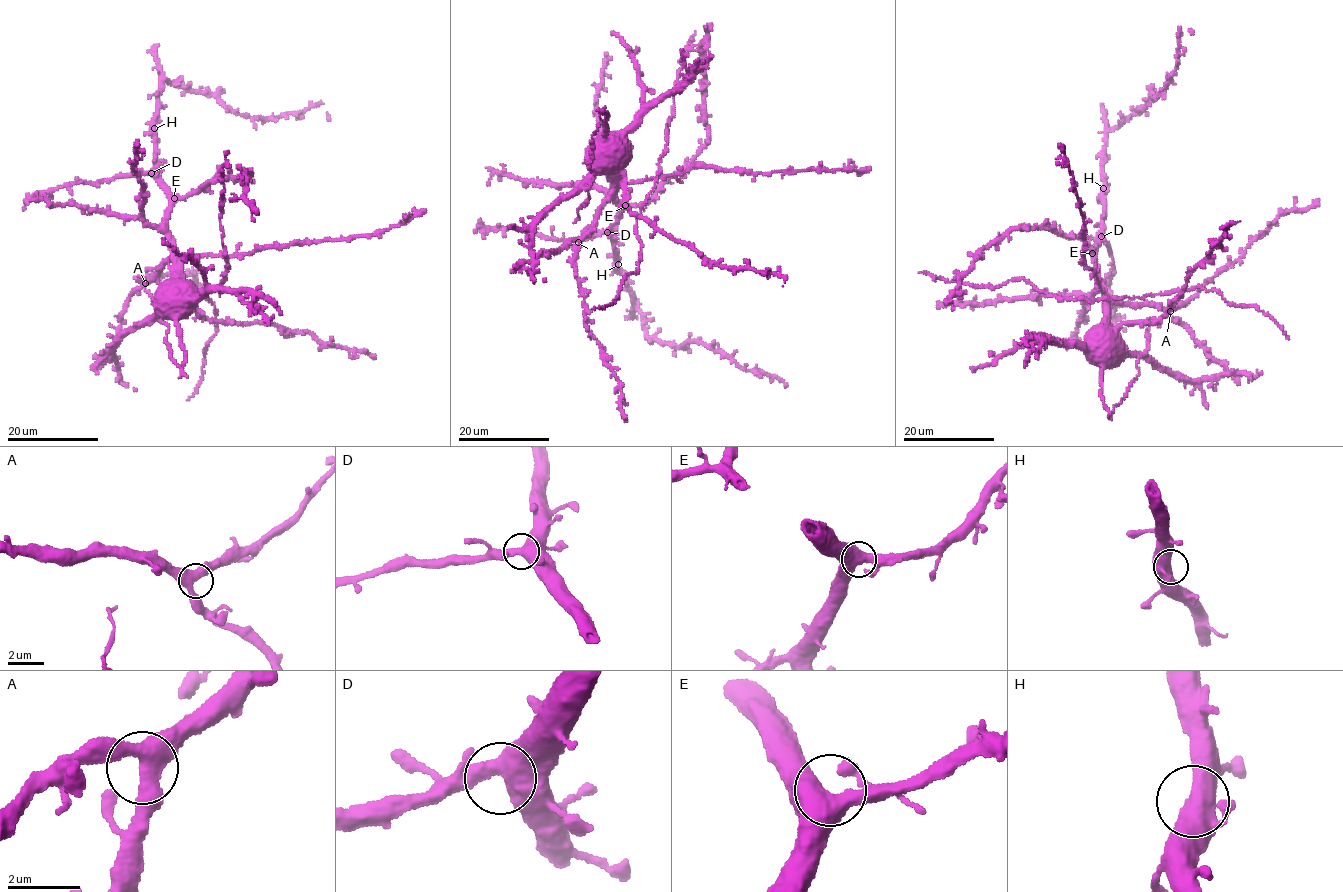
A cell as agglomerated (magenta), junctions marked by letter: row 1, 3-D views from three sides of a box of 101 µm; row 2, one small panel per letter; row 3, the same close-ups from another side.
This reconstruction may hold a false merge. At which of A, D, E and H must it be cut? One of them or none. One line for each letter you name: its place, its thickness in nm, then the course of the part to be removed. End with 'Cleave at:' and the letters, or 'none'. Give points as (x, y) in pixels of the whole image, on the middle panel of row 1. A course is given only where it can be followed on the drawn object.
Cleave at: none

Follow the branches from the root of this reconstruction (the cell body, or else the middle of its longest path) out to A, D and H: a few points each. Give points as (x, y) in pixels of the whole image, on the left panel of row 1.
A: (178, 299), (175, 259), (166, 262), (159, 274), (145, 283)
D: (178, 299), (174, 294), (173, 247), (167, 233), (170, 191), (151, 173)
H: (178, 299), (174, 294), (173, 247), (167, 233), (170, 191), (157, 173), (155, 128)

